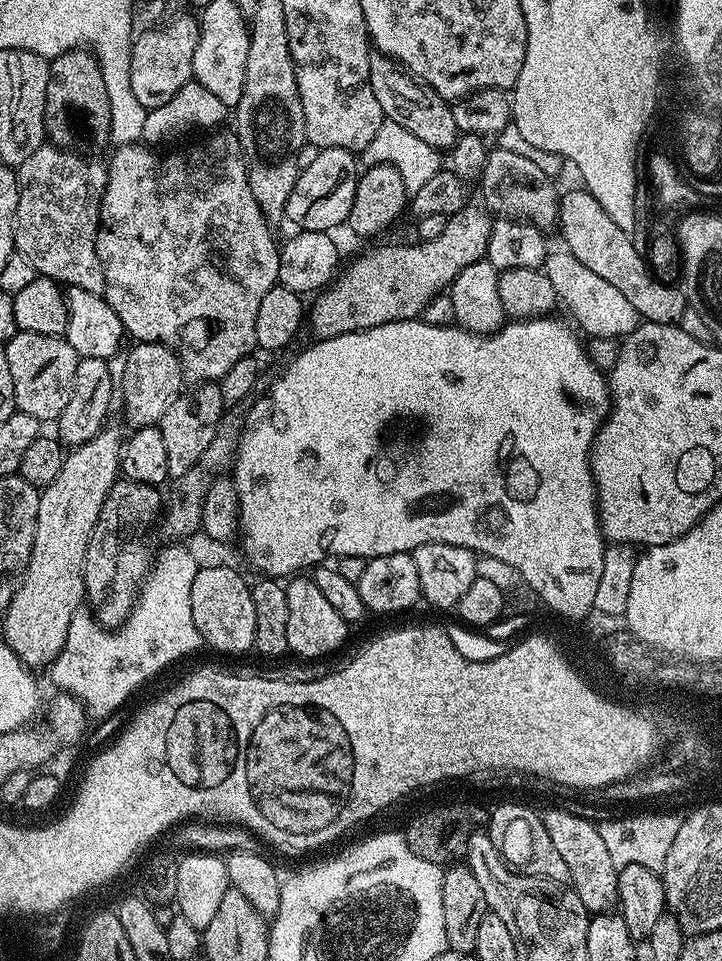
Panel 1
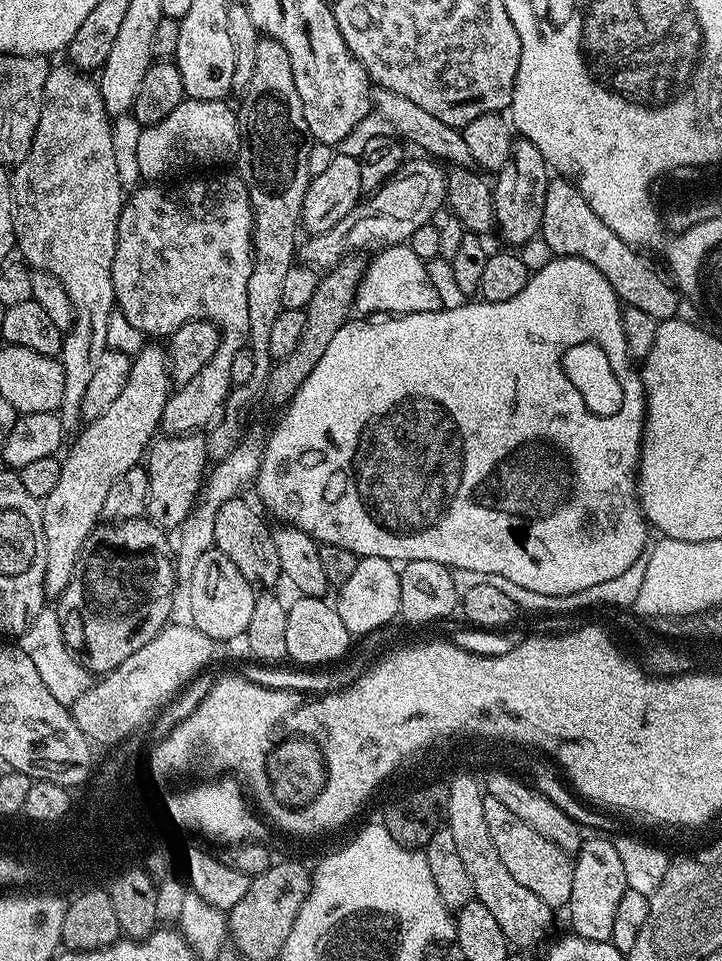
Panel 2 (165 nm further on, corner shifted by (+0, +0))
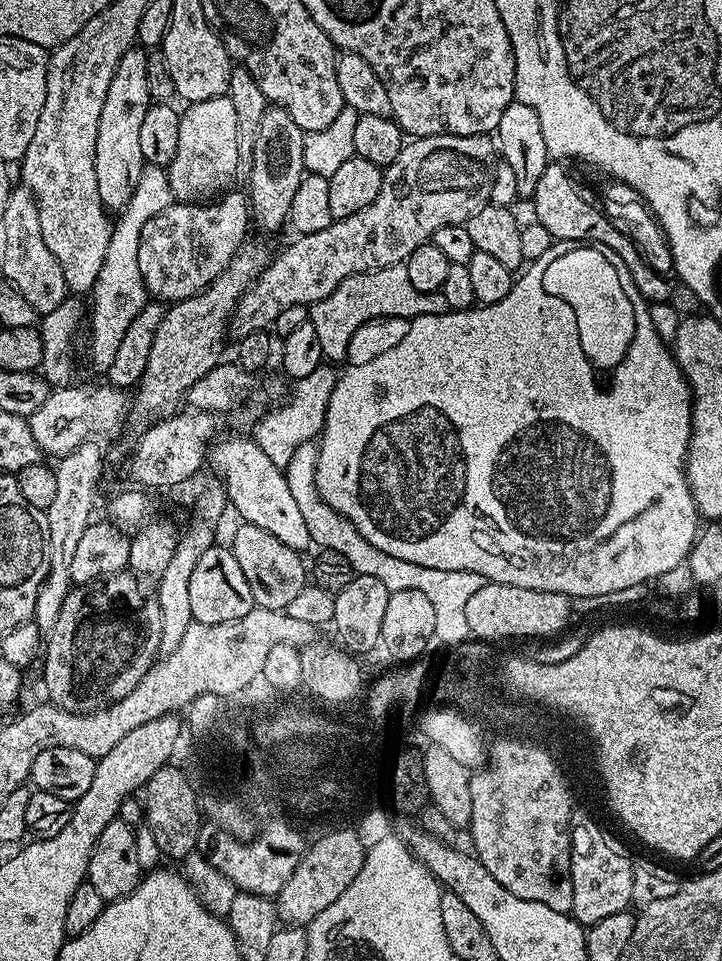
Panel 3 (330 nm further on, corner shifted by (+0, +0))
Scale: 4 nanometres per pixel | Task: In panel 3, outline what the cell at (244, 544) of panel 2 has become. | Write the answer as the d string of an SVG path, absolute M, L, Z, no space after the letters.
M243 522L237 523L232 532L230 547L234 558L238 558L238 566L242 566L242 574L246 574L246 582L250 585L250 594L254 594L257 608L270 610L286 610L298 590L306 586L306 564L303 564L301 553L290 550L290 546L278 542L270 530L262 530L262 526L254 526Z

